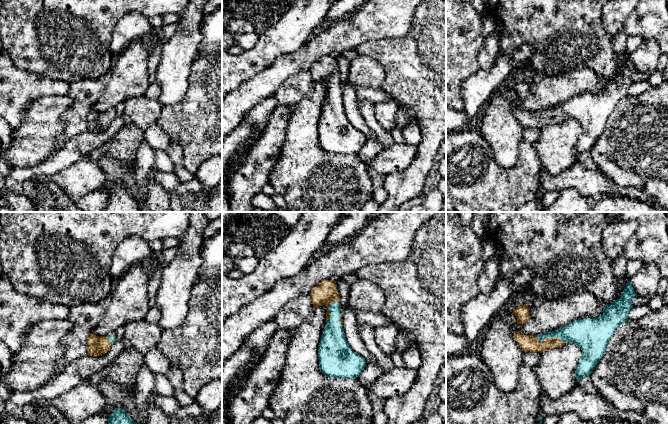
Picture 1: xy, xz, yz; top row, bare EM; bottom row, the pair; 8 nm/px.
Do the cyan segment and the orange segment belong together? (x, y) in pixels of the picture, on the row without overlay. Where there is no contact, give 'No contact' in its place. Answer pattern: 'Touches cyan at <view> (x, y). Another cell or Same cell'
Touches cyan at yz (551, 113). Same cell

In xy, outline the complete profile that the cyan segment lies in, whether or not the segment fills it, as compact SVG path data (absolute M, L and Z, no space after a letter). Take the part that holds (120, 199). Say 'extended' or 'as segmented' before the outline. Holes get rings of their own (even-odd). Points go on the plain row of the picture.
as segmented; M118 183L108 194L106 212L139 212L138 203L127 188Z

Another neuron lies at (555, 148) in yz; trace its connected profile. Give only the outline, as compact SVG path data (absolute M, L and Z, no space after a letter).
M574 119L542 128L534 145L542 169L556 176L571 168L578 161L574 149L581 133L582 126Z

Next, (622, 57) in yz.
M625 51L621 54L617 54L618 68L617 68L617 71L615 73L615 76L617 76L621 73L621 70L622 70L623 66L625 65L628 57L630 57L630 54L627 51Z

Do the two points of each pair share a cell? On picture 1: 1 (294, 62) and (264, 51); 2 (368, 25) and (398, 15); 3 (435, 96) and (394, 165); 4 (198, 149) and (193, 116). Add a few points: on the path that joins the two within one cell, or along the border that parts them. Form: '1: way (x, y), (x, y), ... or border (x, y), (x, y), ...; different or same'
1: border (302, 46), (292, 53), (277, 57), (262, 71); different
2: way (375, 19), (382, 15), (391, 15); same
3: border (417, 146), (415, 158), (406, 167); different
4: way (198, 141), (198, 124); same

